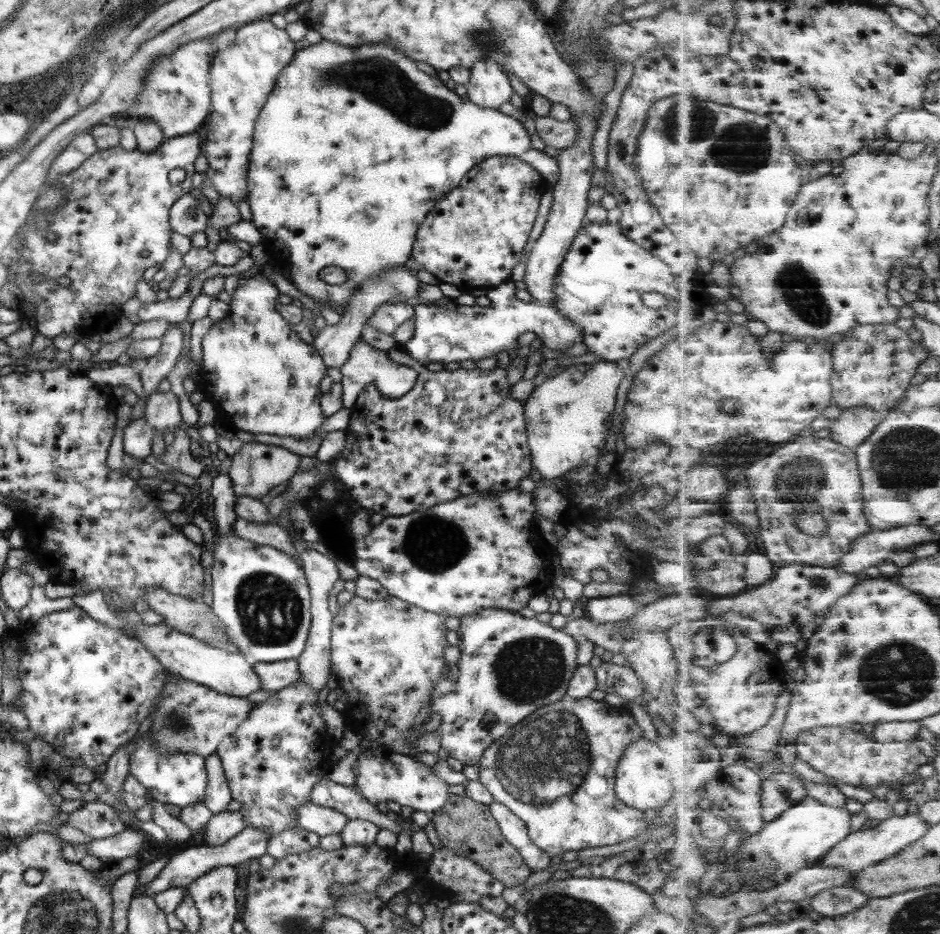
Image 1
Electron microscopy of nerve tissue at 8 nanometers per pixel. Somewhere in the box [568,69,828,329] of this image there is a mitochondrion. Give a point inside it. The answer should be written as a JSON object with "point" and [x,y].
{"point":[744,146]}

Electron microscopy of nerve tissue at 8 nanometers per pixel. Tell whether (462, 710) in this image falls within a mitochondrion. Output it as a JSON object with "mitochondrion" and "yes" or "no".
{"mitochondrion":"no"}

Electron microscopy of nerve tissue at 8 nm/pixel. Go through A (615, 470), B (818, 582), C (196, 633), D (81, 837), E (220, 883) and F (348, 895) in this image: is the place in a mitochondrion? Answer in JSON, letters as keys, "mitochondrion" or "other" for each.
{"A":"other","B":"mitochondrion","C":"other","D":"other","E":"other","F":"mitochondrion"}

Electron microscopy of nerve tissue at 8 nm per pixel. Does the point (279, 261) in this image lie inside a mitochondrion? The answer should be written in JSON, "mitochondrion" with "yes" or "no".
{"mitochondrion":"no"}

